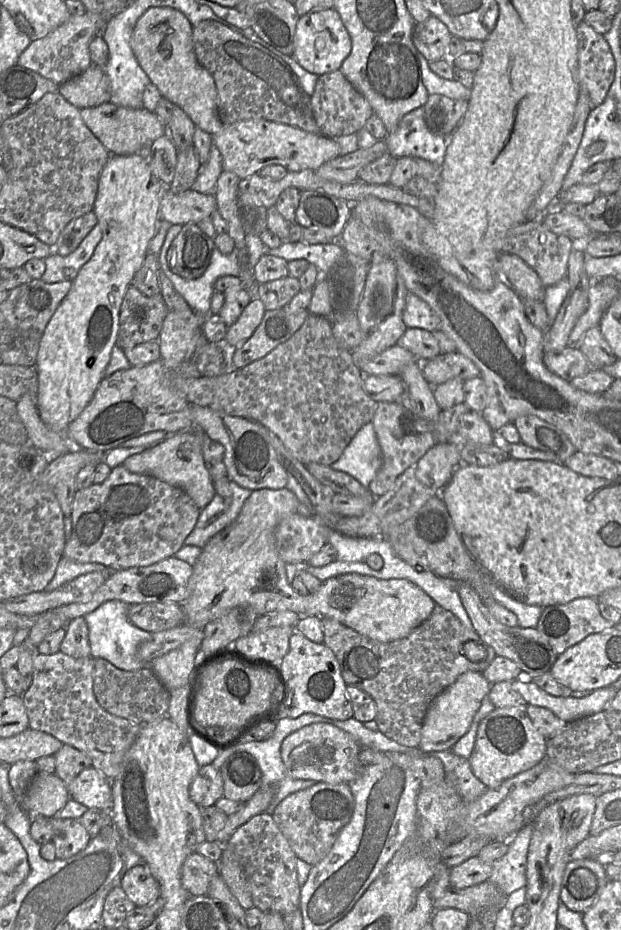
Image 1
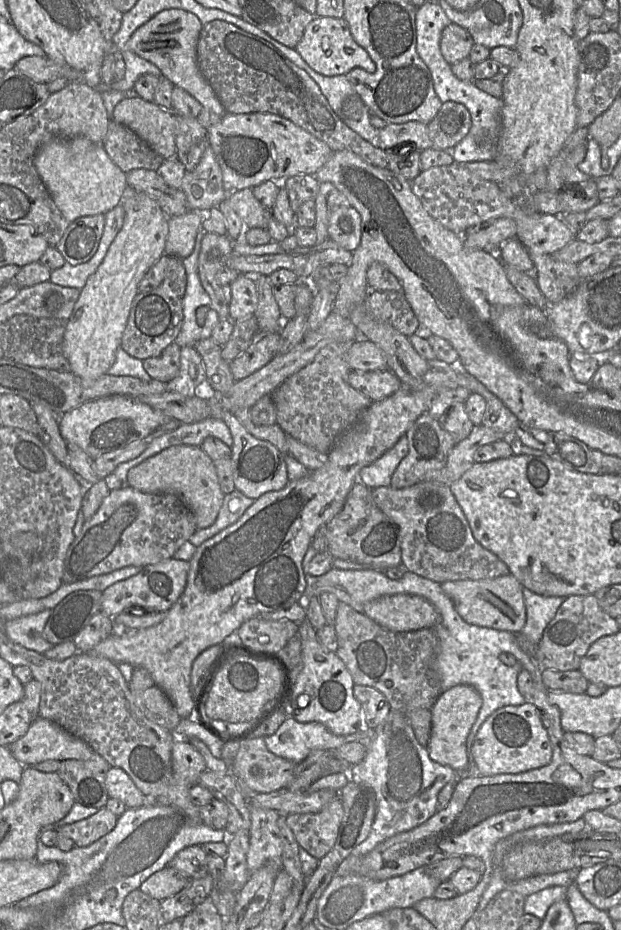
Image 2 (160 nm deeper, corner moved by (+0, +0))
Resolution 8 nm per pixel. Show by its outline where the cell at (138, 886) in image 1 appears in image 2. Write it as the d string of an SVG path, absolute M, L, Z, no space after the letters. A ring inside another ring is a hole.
M167 866L148 877L139 890L162 901L180 892L189 881L186 876Z

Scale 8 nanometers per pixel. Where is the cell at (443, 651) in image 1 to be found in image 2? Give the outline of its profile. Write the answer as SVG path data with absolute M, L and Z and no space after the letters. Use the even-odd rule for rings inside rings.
M339 602L333 626L338 642L335 654L345 664L354 683L381 692L388 700L391 711L403 714L417 741L427 746L431 730L431 709L441 693L434 671L434 662L439 652L439 640L434 629L390 631L343 602Z

